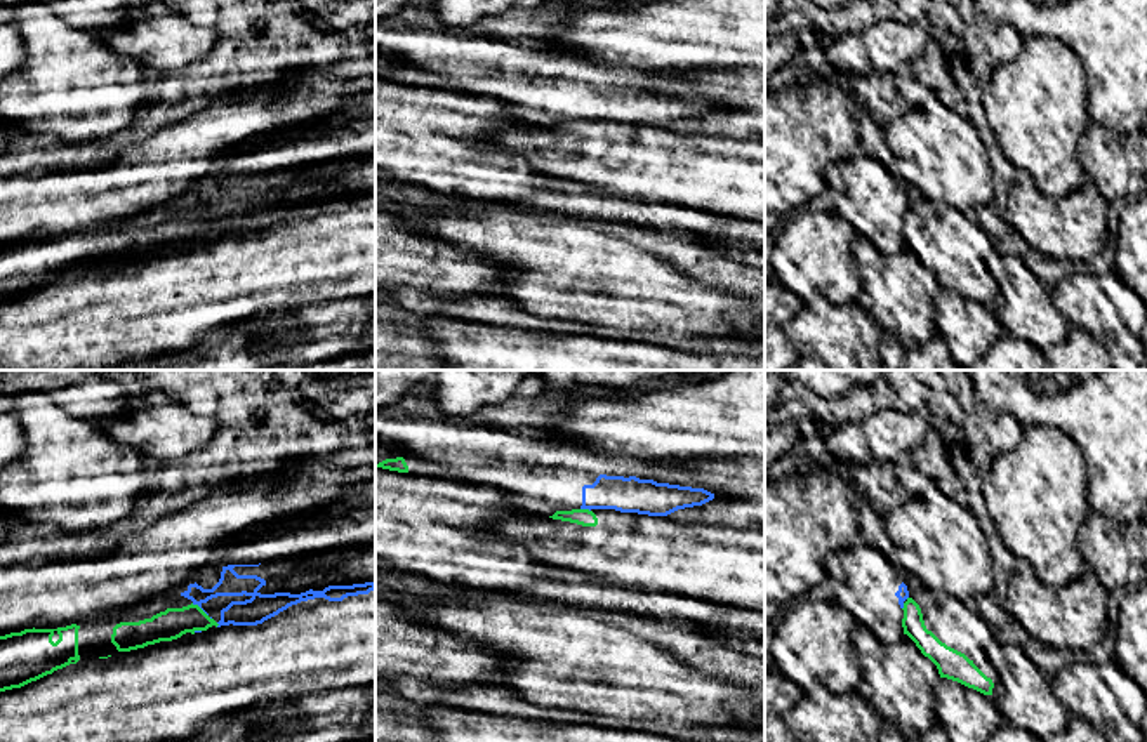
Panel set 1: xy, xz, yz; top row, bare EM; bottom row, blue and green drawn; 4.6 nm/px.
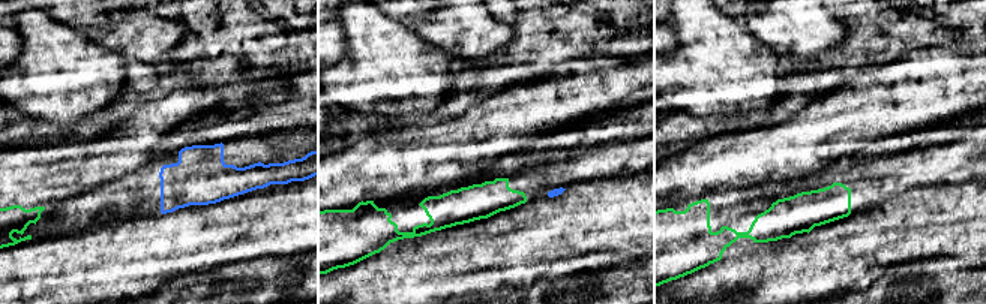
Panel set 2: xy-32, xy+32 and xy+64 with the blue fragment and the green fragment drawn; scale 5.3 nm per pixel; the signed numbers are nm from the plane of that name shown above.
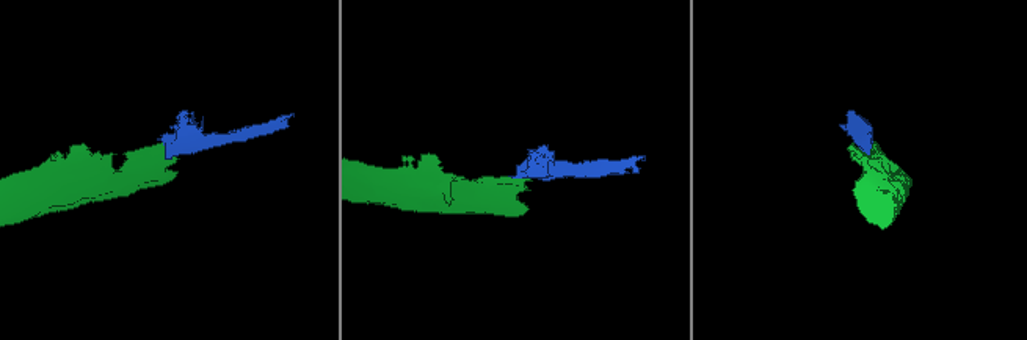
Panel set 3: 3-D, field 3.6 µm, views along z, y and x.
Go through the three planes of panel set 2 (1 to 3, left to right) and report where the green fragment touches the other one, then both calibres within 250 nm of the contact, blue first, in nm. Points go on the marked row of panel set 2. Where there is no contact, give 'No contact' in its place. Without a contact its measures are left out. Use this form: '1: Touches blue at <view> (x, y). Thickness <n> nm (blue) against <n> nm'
1: No contact
2: No contact
3: No contact

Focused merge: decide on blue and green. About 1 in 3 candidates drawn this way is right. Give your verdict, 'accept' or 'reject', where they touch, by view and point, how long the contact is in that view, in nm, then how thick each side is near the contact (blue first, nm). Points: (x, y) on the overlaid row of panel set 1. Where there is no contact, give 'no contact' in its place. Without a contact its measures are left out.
reject | xy (202, 609) | 120 nm | 130/140 nm

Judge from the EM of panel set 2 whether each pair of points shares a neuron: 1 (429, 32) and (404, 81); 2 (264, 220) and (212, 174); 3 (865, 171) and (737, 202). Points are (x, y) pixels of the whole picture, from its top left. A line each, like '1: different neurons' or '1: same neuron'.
1: different neurons
2: different neurons
3: same neuron

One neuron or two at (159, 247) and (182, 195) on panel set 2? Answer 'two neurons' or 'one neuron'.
two neurons

